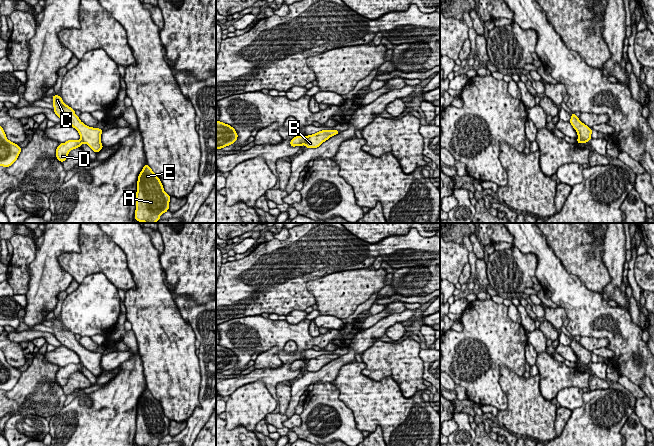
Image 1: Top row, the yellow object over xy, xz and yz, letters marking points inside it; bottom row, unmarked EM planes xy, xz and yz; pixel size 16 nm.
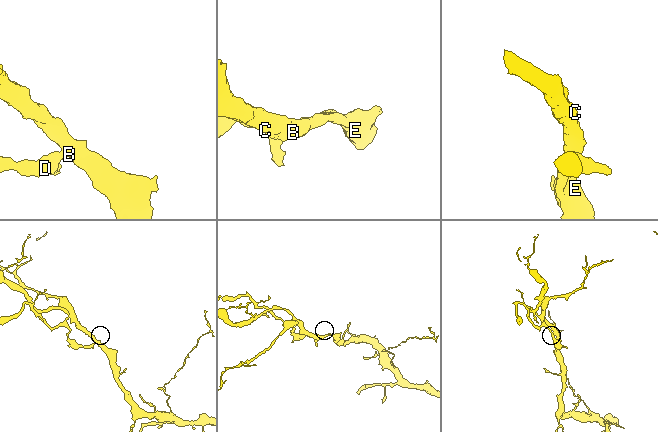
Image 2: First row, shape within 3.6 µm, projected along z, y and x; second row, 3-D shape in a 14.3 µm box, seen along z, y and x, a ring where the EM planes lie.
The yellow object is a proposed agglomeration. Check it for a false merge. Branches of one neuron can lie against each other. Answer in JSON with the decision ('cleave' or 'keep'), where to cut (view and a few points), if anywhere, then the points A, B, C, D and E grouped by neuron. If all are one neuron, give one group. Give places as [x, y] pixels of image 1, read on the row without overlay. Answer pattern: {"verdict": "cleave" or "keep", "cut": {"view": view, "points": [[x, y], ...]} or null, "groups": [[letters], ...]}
{"verdict": "cleave", "cut": {"view": "xz", "points": [[306, 360], [304, 368]]}, "groups": [["A", "B", "C", "E"], ["D"]]}

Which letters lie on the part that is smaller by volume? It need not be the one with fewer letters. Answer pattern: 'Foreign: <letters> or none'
Foreign: D

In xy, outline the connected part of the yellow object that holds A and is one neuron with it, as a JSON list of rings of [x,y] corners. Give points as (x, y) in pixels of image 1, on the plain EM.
[[[146,388],[138,400],[136,416],[135,443],[139,446],[157,446],[160,440],[169,433],[170,421],[163,412],[161,404],[155,399],[152,393]]]

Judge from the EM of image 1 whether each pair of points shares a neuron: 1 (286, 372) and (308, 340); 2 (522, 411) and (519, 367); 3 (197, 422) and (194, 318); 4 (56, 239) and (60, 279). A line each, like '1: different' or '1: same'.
1: different
2: different
3: same
4: same

